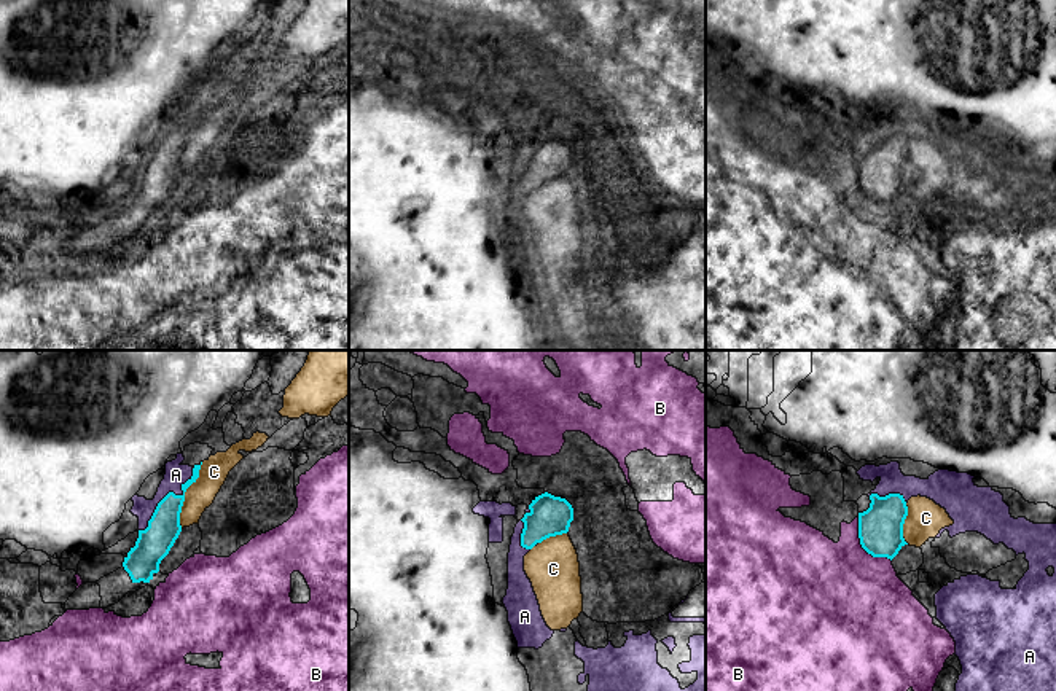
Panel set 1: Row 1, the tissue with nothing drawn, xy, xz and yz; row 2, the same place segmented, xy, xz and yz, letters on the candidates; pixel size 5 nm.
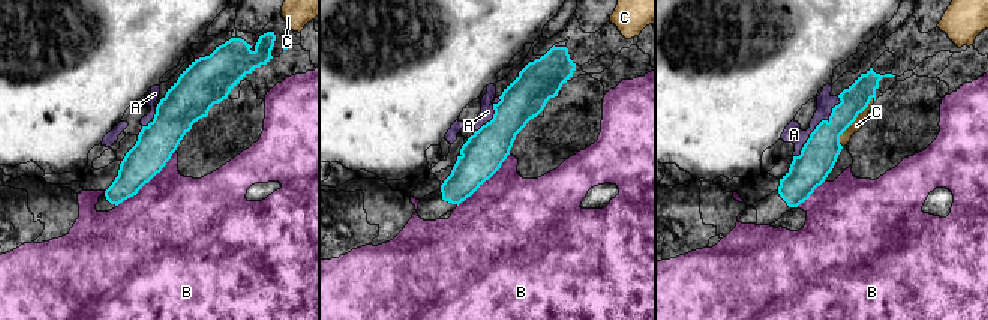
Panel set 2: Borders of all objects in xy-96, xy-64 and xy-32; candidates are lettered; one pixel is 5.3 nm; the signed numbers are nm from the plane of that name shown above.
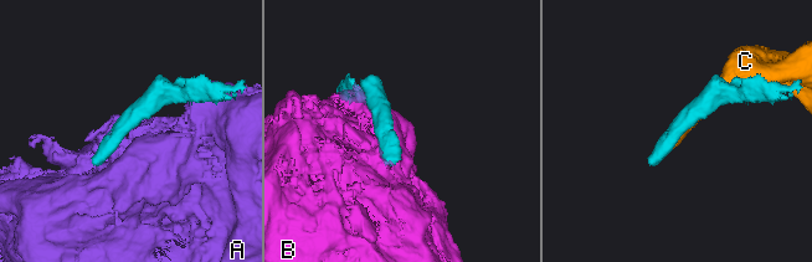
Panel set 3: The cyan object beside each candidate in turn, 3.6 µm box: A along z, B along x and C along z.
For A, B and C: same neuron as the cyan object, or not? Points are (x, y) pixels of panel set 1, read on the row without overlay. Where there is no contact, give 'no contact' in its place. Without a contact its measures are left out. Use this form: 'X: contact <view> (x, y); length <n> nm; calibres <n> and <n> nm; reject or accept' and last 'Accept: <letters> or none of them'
A: contact xy (166, 139); length 420 nm; calibres 170 and 110 nm; reject
B: contact yz (862, 190); length 280 nm; calibres 220 and 480 nm; reject
C: contact xy (183, 139); length 360 nm; calibres 160 and 140 nm; reject
Accept: none of them

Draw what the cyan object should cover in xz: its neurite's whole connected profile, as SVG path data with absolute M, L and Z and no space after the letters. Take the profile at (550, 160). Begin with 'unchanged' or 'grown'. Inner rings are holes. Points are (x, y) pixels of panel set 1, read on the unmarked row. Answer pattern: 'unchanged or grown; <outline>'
unchanged; M548 135L535 140L529 153L521 162L524 166L521 189L526 193L532 193L550 180L567 177L573 164L572 148Z

